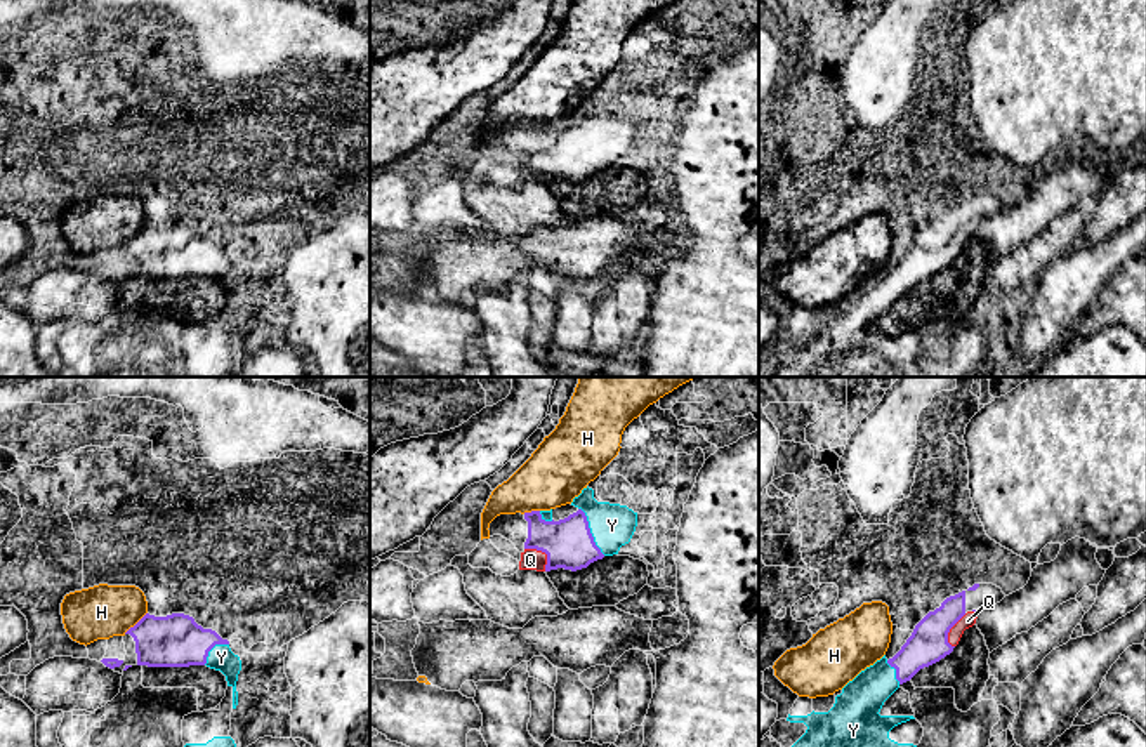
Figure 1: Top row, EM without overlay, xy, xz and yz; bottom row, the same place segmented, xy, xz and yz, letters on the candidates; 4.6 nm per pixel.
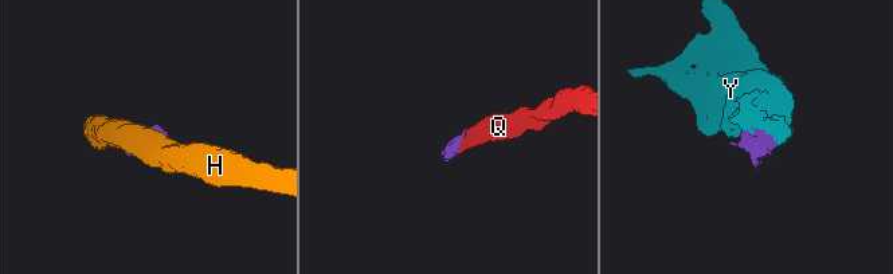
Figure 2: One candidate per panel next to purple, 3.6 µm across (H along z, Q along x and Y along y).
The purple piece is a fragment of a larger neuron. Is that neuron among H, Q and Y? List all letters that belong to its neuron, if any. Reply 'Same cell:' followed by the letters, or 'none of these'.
Same cell: Q, Y

